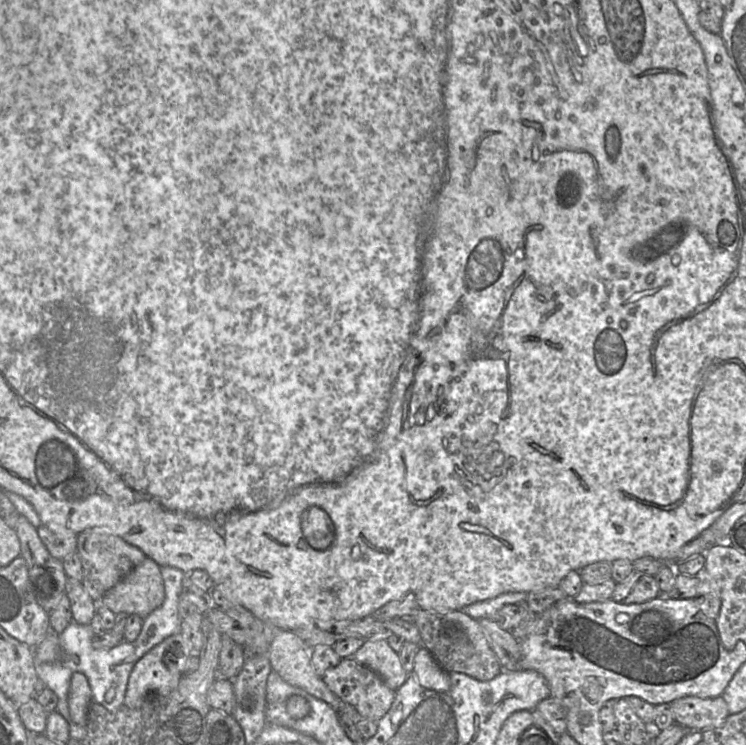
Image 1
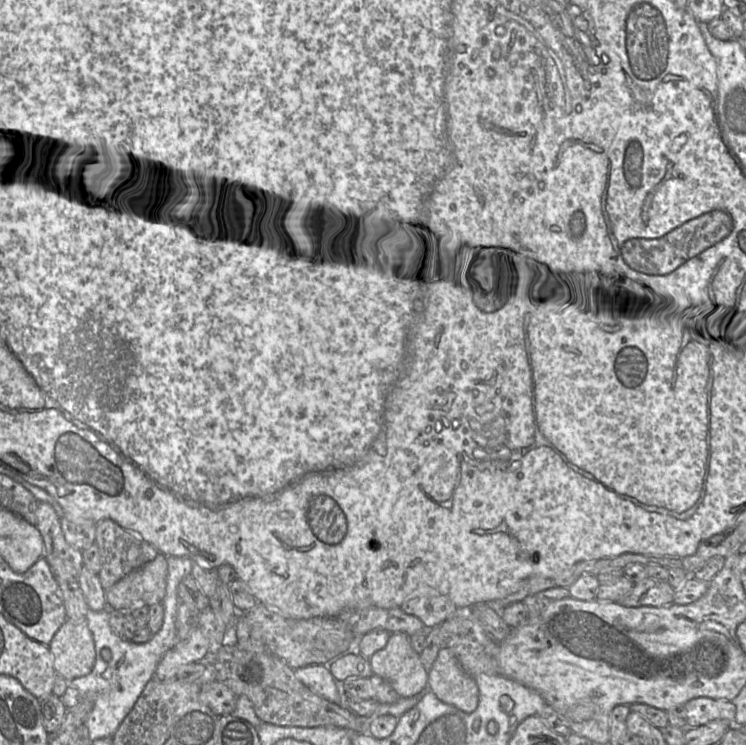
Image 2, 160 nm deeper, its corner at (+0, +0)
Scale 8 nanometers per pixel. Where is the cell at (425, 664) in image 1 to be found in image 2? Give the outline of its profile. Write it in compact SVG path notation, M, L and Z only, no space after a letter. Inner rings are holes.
M447 648L439 651L428 670L428 690L442 702L471 713L479 703L479 689L475 678L465 673L458 660Z

